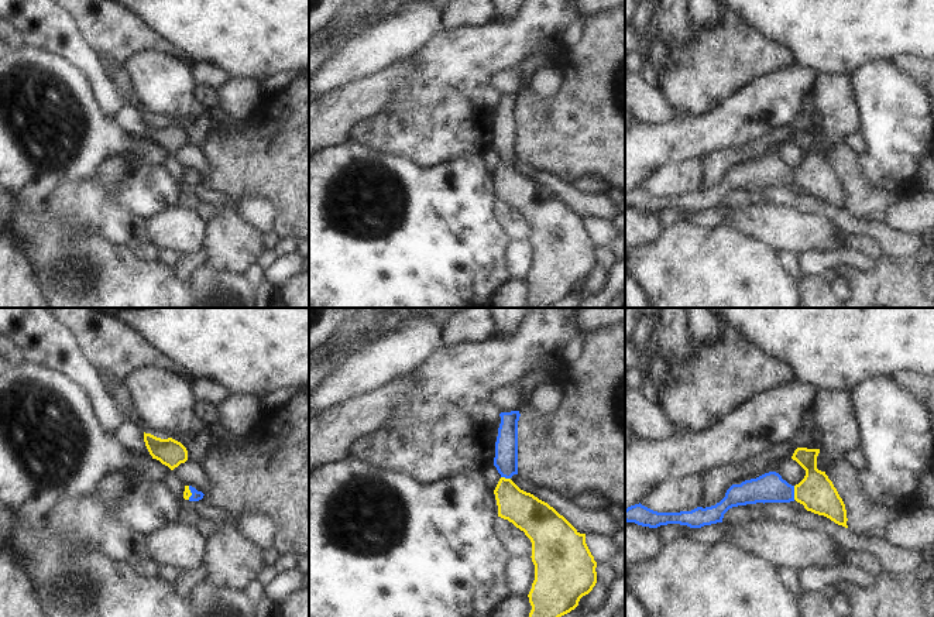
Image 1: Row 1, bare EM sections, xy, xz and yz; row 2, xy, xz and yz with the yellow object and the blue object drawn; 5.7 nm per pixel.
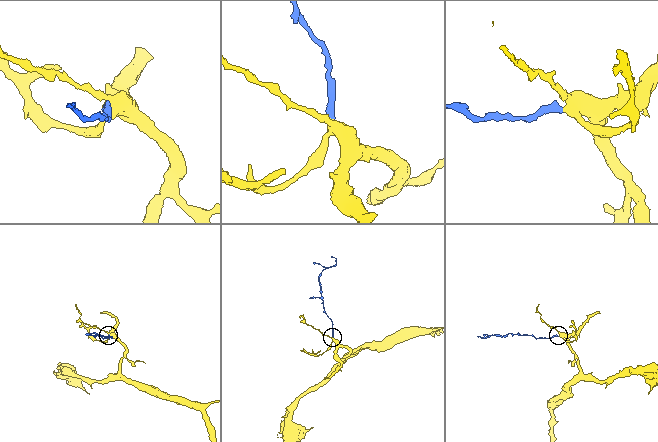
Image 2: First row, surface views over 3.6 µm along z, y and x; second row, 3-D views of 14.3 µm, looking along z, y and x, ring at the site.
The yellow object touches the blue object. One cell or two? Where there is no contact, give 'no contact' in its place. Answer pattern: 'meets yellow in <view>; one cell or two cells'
meets yellow in yz; one cell

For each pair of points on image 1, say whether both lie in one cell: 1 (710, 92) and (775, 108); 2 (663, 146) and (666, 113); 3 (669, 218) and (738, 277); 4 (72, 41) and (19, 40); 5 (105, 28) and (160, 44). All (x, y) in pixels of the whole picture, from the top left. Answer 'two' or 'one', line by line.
1: two
2: two
3: two
4: two
5: one

